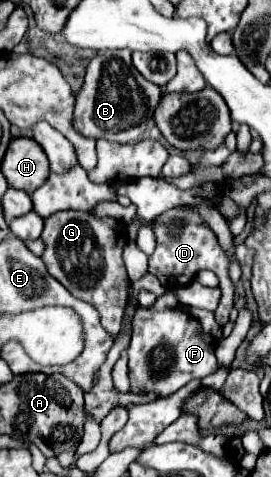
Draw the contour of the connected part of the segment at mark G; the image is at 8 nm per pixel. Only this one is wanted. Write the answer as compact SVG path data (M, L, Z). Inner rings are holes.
M57 212L45 220L41 240L45 242L45 254L41 258L49 274L73 296L93 304L101 314L103 328L117 336L129 292L129 278L121 258L123 246L127 244L127 228L123 228L123 222L111 216L95 216L93 212Z

